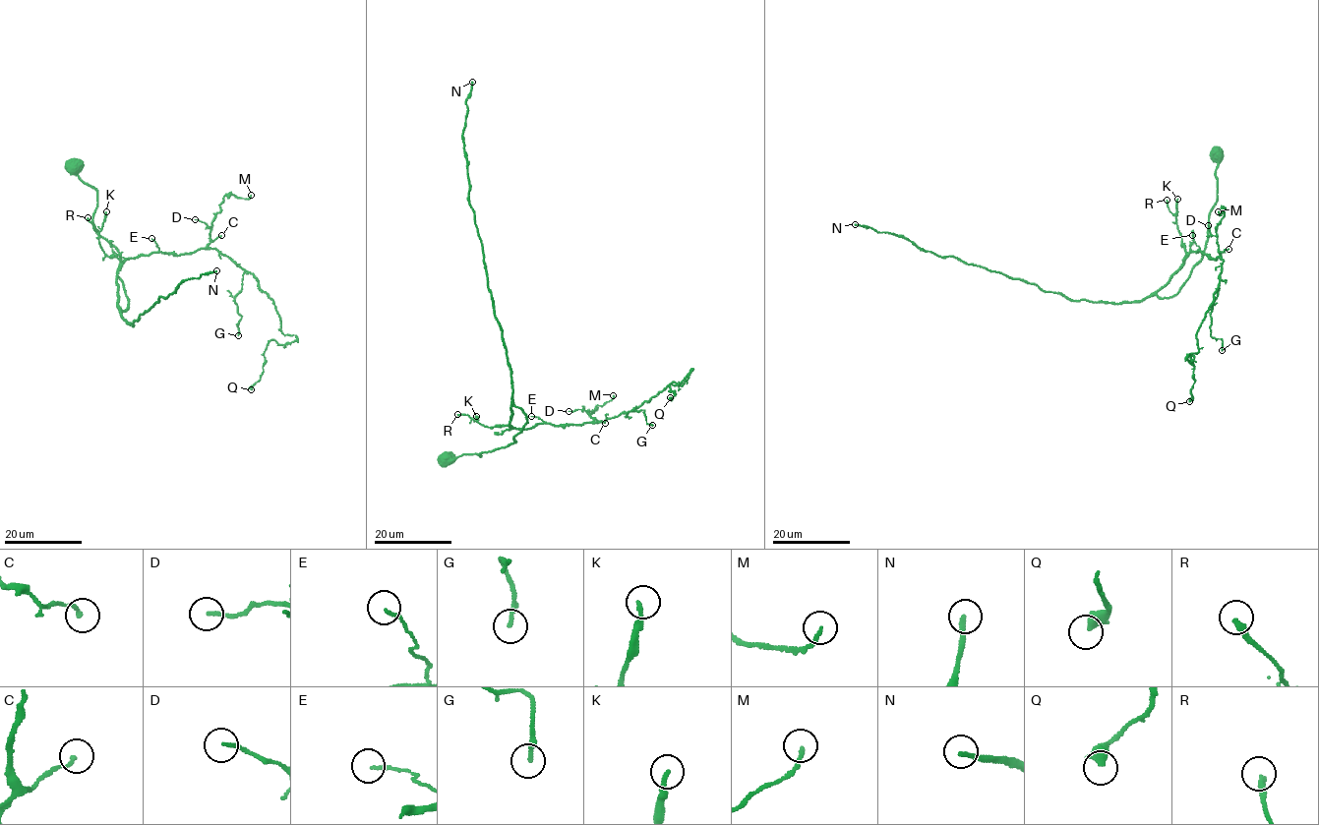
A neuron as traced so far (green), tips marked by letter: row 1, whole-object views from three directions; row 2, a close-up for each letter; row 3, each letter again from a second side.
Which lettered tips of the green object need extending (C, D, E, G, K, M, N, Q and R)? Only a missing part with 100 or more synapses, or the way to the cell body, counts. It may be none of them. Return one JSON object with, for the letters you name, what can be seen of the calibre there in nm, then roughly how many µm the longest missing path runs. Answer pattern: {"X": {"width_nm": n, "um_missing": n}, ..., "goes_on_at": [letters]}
{"N": {"width_nm": 200, "um_missing": 110}, "goes_on_at": ["N"]}

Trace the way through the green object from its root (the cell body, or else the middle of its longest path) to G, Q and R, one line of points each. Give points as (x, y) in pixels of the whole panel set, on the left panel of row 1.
G: (73, 166), (119, 253), (118, 307), (126, 260), (214, 248), (244, 271), (238, 335)
Q: (73, 166), (121, 310), (140, 256), (214, 248), (257, 278), (296, 339), (251, 389)
R: (73, 166), (97, 191), (93, 228), (119, 253), (125, 311), (116, 302), (121, 262), (104, 253), (88, 217)

